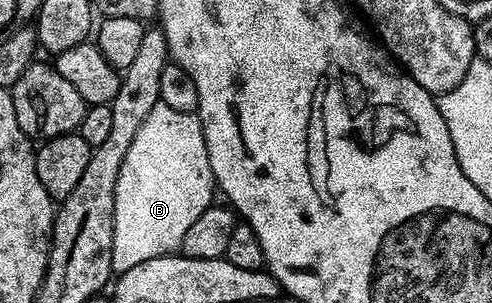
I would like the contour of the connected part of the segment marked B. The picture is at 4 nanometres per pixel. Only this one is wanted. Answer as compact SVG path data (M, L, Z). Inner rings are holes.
M162 103L156 104L154 110L150 110L150 114L146 114L146 122L142 122L142 126L138 126L138 134L134 134L134 142L130 142L130 150L126 150L126 158L122 158L122 170L118 170L118 186L114 190L113 273L119 274L126 270L131 270L134 266L138 266L138 262L150 262L150 258L173 255L173 253L179 249L182 238L186 238L186 230L190 230L190 225L192 225L207 208L212 207L214 203L212 192L214 193L214 181L212 179L212 171L210 170L210 158L206 154L204 128L200 124L199 115L190 112L170 110L170 106L166 106Z

